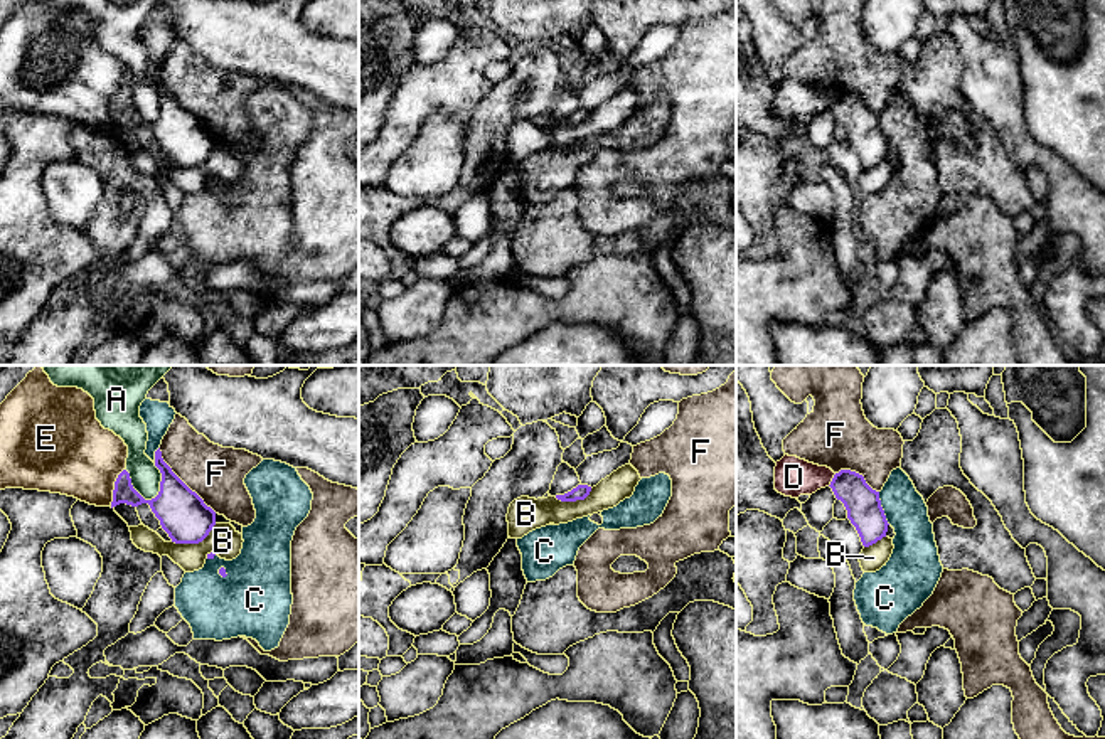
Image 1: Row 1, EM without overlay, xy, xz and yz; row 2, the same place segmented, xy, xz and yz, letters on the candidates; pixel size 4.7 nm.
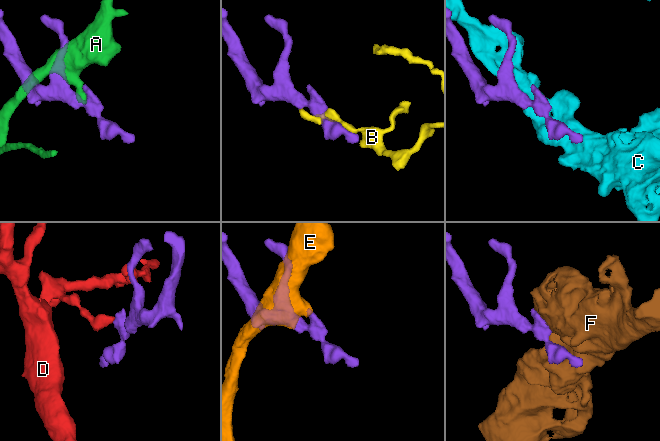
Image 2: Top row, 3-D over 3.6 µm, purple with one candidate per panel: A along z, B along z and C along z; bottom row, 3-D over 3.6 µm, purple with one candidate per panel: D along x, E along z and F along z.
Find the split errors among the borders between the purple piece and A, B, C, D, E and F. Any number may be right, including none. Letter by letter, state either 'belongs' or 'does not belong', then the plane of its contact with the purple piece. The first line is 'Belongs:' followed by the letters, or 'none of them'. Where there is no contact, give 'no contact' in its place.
Belongs: none of them
A: does not belong; meets purple in xy
B: does not belong; meets purple in xy
C: does not belong; meets purple in yz
D: does not belong; meets purple in yz
E: does not belong; meets purple in xy
F: does not belong; meets purple in xy

